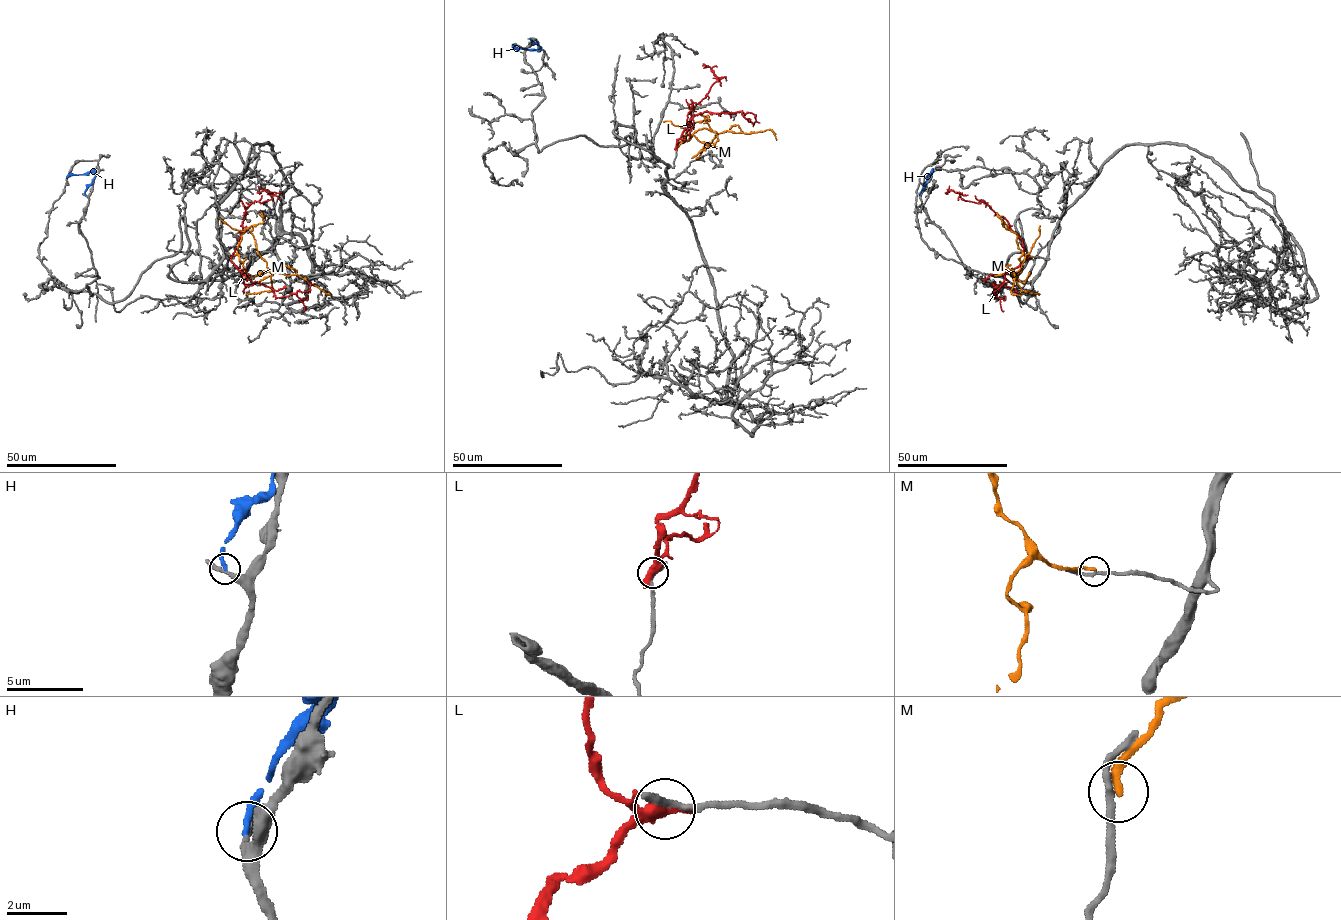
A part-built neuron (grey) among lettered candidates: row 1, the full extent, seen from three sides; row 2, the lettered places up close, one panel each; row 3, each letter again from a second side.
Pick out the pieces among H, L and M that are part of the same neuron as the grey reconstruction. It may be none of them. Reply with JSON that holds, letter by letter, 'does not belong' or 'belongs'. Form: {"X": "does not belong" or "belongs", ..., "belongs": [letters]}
{"H": "does not belong", "L": "does not belong", "M": "does not belong", "belongs": []}

